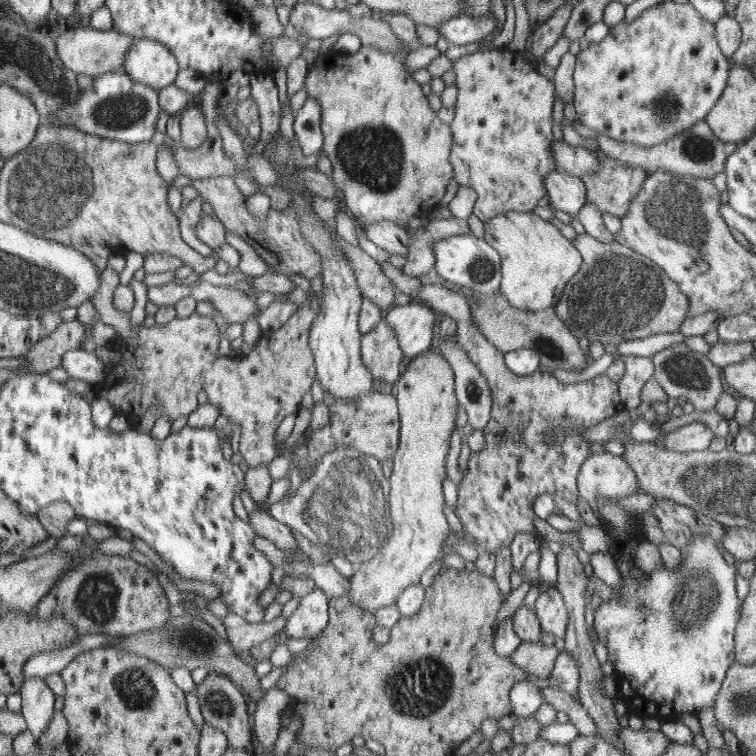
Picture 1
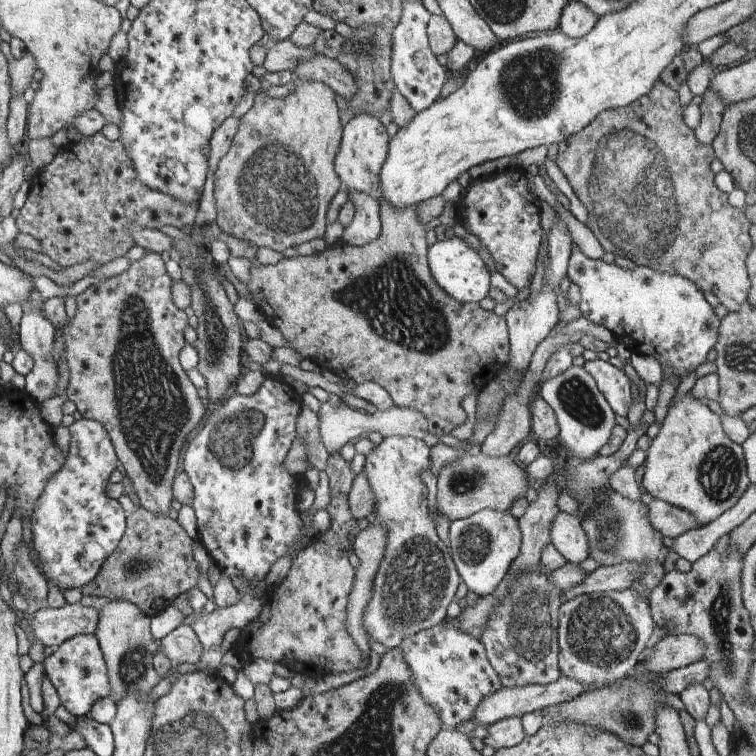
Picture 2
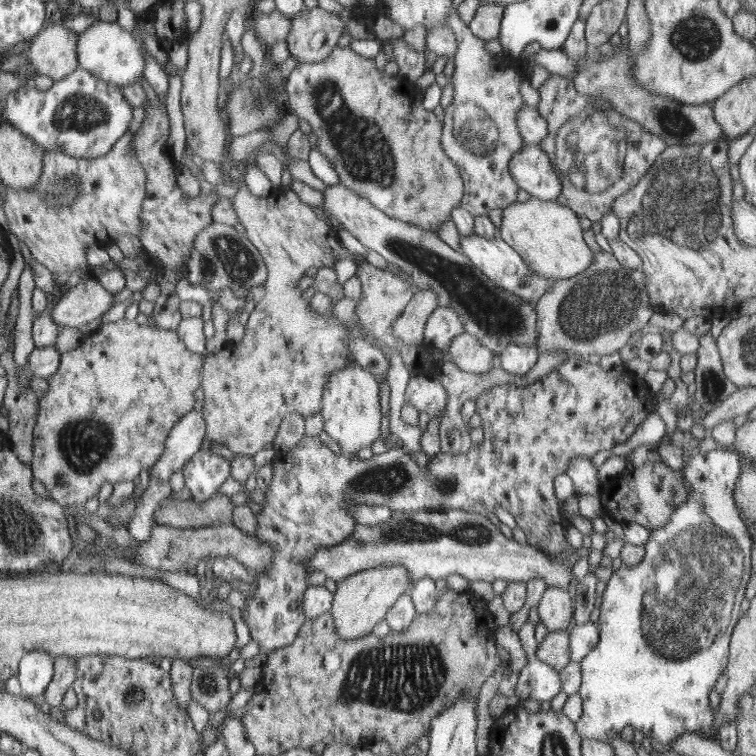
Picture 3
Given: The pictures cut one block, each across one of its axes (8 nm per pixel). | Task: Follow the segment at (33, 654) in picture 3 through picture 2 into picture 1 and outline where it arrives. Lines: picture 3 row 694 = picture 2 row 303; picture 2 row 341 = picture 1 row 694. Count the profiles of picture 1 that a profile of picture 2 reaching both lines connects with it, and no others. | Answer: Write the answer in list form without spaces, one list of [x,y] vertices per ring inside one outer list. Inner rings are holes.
[[[30,677],[23,681],[19,694],[27,730],[38,740],[54,715],[54,691],[46,685],[44,677]]]

